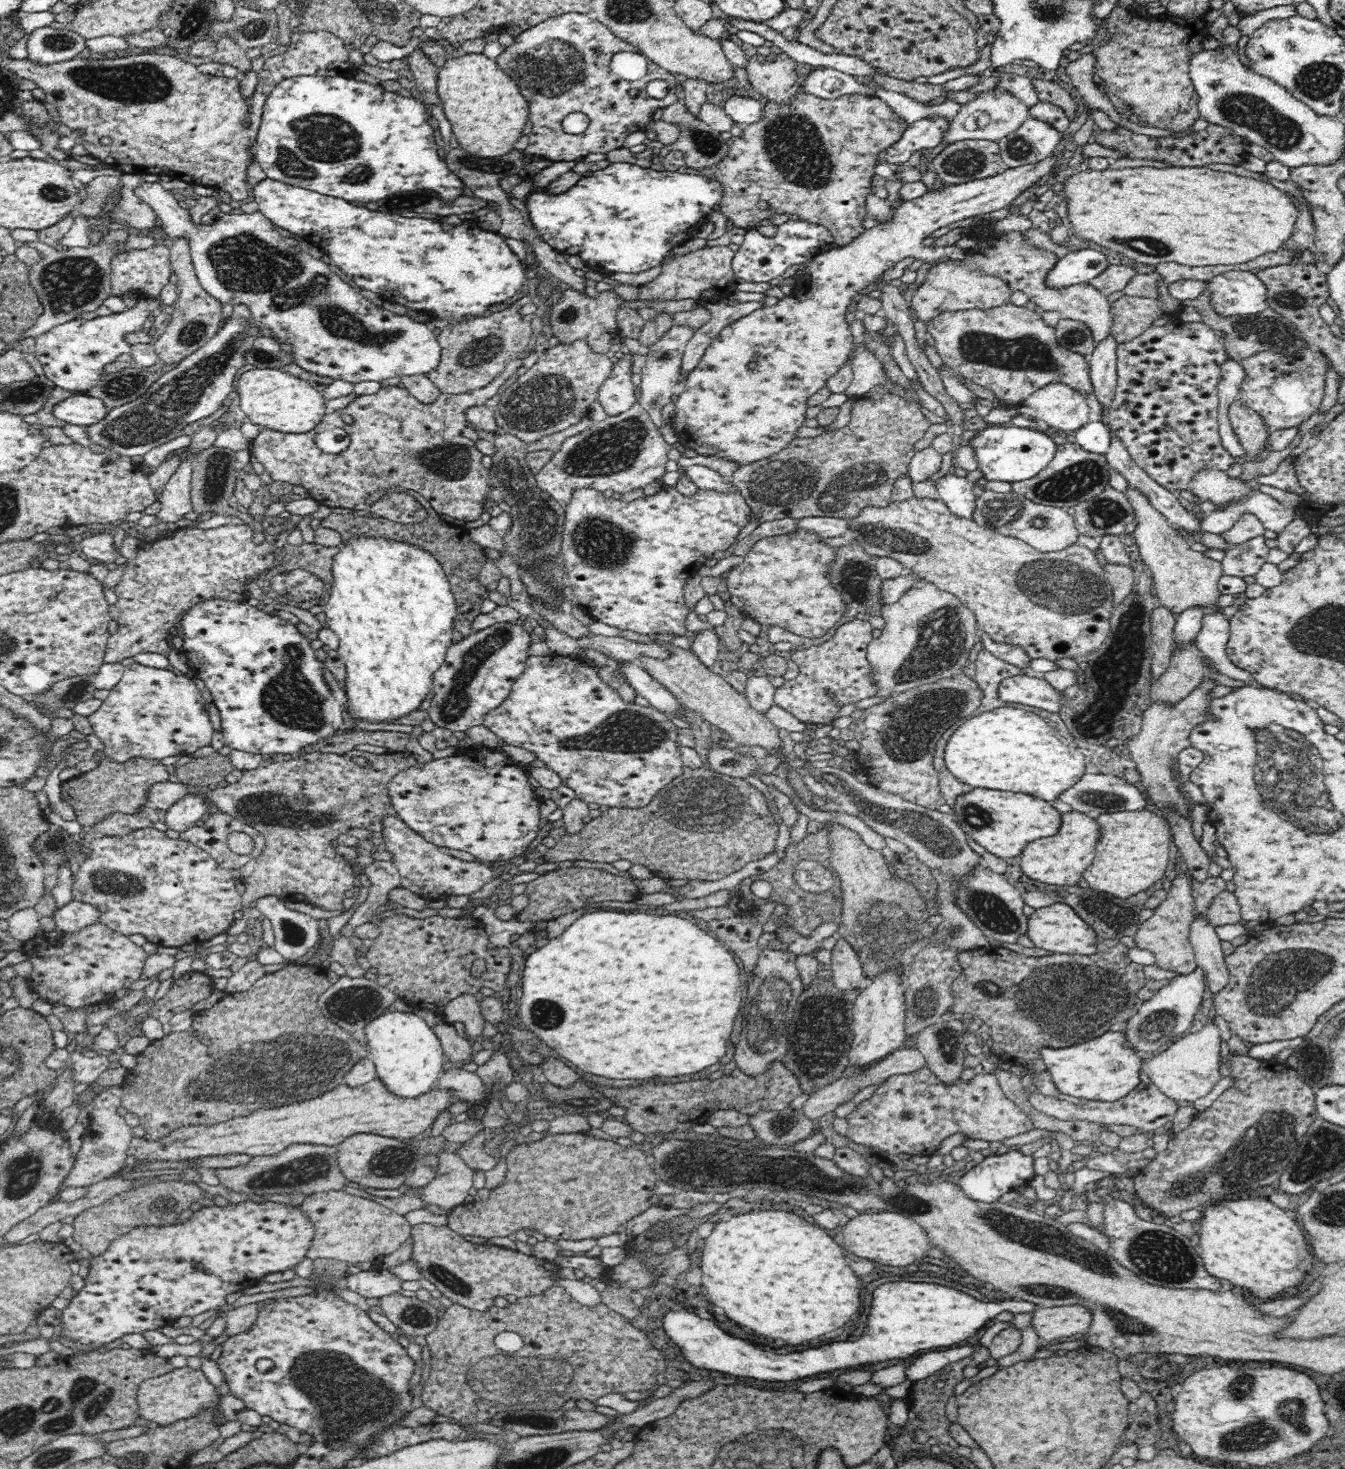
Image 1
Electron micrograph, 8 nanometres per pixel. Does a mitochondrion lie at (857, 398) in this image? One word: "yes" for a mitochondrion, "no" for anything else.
no

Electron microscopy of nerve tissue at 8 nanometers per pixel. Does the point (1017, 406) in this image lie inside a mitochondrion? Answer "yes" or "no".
no

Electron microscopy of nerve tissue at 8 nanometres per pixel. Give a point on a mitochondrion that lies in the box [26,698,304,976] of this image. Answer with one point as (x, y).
(270, 807)

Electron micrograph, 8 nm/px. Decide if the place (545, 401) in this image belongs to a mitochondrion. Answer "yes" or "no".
yes

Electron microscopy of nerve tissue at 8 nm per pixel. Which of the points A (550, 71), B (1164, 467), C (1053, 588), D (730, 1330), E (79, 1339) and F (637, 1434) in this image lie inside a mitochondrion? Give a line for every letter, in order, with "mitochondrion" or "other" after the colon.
A: mitochondrion
B: other
C: mitochondrion
D: other
E: other
F: other

